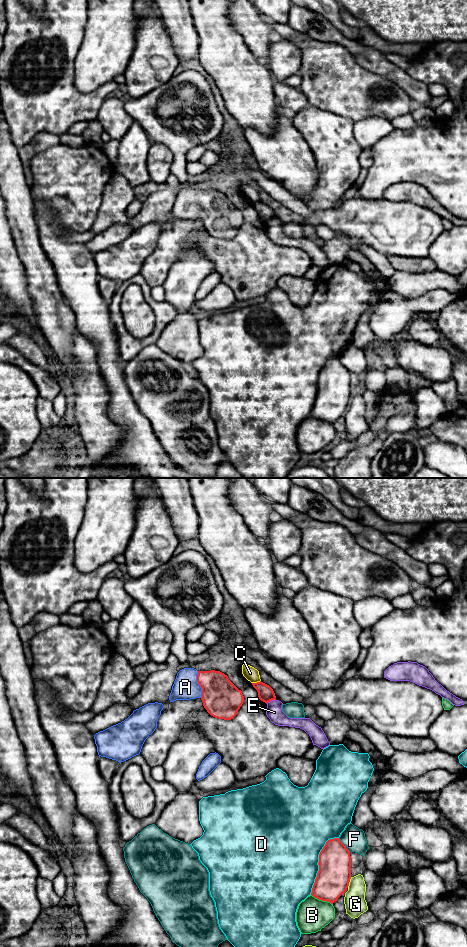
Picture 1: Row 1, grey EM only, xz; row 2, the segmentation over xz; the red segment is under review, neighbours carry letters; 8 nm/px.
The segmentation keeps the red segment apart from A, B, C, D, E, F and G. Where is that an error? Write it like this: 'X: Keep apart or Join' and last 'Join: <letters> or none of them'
A: Join
B: Keep apart
C: Keep apart
D: Keep apart
E: Keep apart
F: Keep apart
G: Keep apart
Join: A

